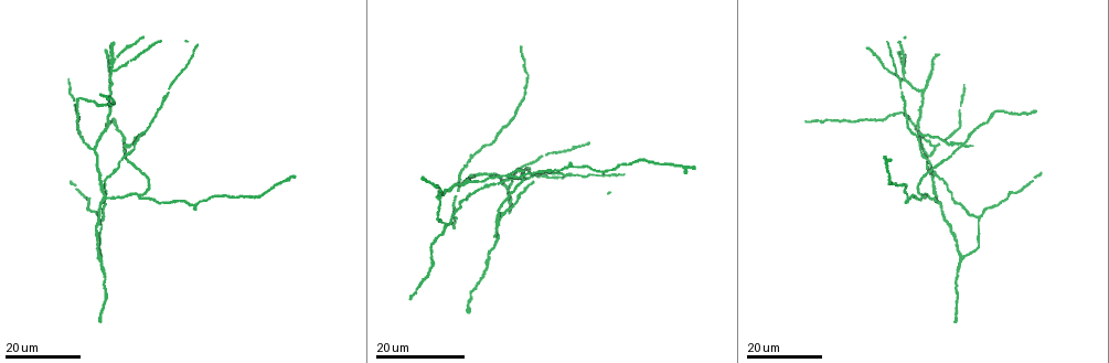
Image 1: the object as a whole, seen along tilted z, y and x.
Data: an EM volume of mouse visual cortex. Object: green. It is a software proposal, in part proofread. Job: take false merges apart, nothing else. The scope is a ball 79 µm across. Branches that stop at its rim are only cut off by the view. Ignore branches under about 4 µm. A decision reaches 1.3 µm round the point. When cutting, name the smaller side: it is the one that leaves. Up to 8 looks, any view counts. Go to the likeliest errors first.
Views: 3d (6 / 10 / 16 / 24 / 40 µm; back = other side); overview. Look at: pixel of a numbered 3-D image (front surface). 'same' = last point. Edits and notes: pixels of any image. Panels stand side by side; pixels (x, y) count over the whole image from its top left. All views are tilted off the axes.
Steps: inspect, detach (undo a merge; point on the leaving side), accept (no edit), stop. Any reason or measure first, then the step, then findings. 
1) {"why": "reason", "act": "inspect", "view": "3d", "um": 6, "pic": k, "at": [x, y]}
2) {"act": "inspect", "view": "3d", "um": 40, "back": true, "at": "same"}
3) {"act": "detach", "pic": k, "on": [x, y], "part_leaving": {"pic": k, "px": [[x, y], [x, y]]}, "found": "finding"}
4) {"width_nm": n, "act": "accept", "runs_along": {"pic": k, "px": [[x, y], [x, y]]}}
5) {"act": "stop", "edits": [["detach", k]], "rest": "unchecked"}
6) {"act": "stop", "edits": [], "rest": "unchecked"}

{"why": "looks like a crossing", "act": "inspect", "view": "3d", "um": 16, "pic": 1, "at": [496, 228]}

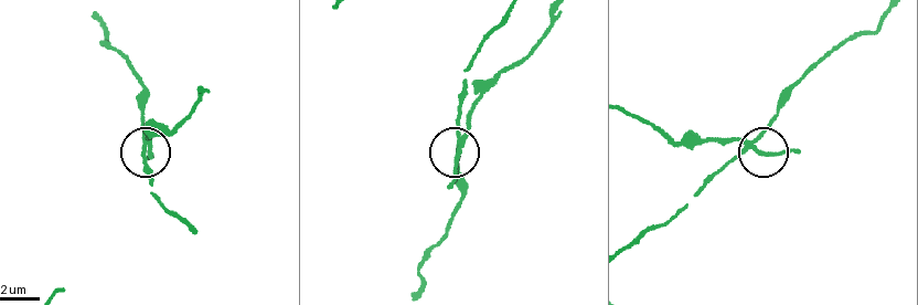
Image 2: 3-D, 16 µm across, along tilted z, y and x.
{"why": "closer look", "act": "inspect", "view": "3d", "um": 10, "pic": 2, "at": [145, 142]}

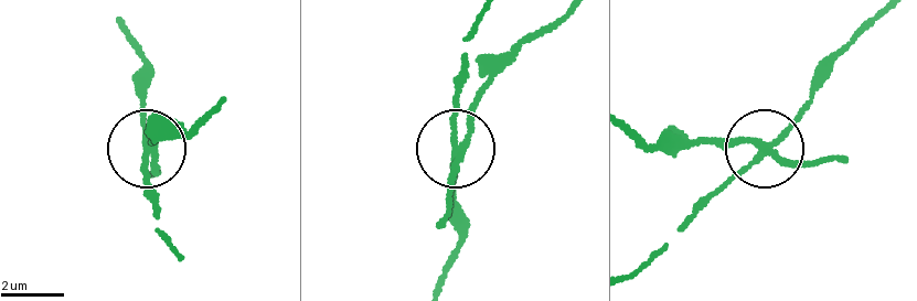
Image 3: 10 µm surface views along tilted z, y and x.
{"act": "detach", "pic": 3, "on": [157, 174], "part_leaving": {"pic": 3, "px": [[764, 144], [632, 139]]}, "found": "a second neuron is stuck on"}

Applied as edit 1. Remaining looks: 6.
{"act": "inspect", "view": "overview"}

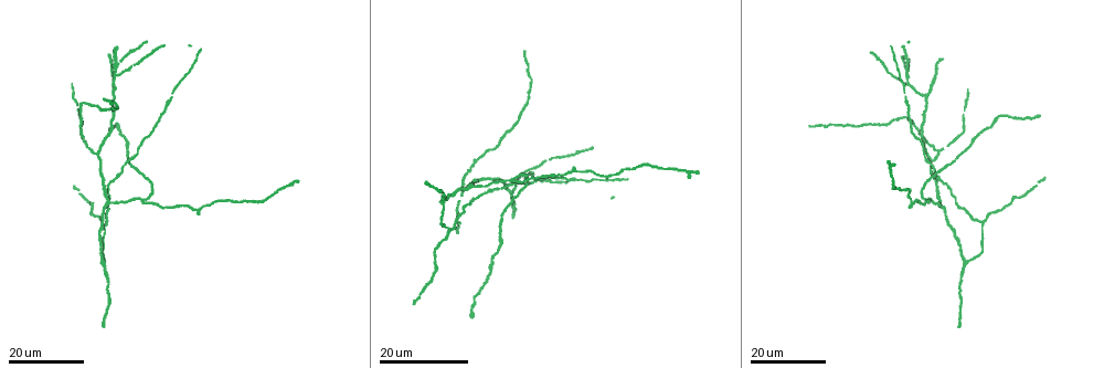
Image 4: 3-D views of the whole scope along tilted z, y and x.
{"why": "small branch off a trunk", "act": "inspect", "view": "3d", "um": 16, "pic": 4, "at": [84, 145]}

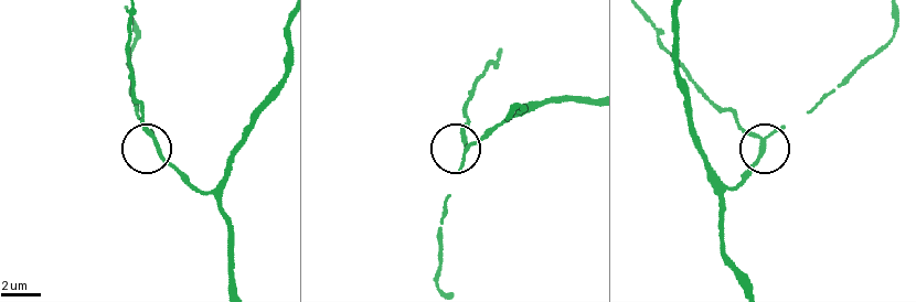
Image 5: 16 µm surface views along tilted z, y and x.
{"act": "inspect", "view": "3d", "um": 6, "pic": 5, "at": [762, 140]}

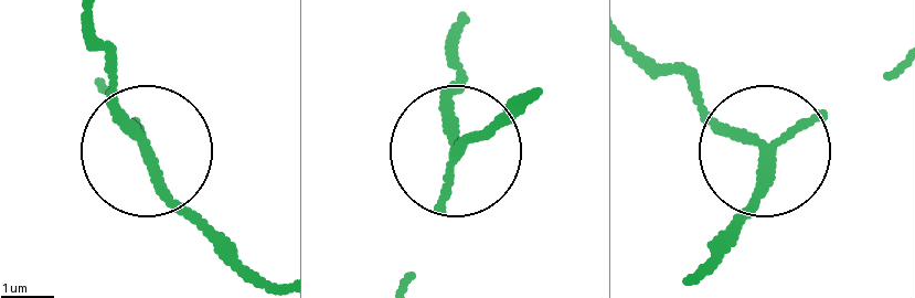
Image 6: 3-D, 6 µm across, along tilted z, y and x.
{"side_arm_um": 23, "arms": 3, "act": "accept", "found": "all the same neuron"}

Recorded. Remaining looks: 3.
{"why": "three-way junction", "act": "inspect", "view": "3d", "um": 16, "pic": 4, "at": [924, 95]}

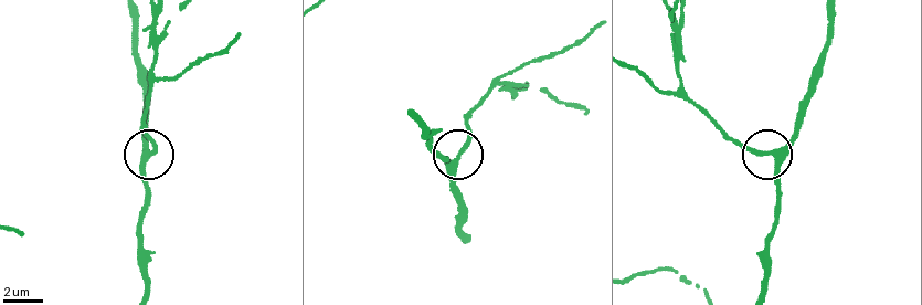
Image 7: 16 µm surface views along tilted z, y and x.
{"act": "inspect", "view": "3d", "um": 10, "pic": 7, "at": [778, 152]}

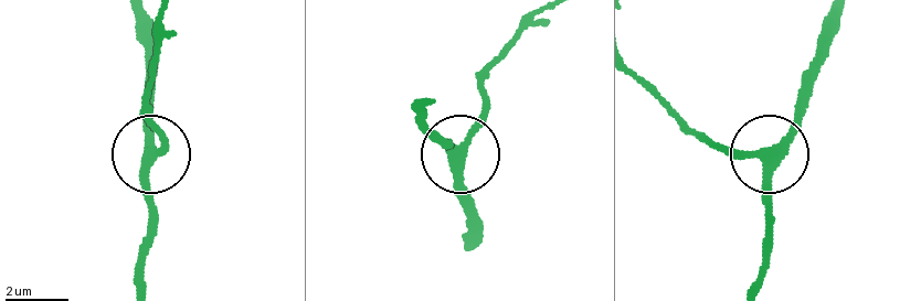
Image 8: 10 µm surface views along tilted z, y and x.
{"side_arm_um": 12, "act": "accept", "runs_along": {"pic": 8, "px": [[424, 105], [425, 127], [459, 156], [470, 210]]}, "found": "all the same neuron"}

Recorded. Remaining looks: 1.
{"act": "stop", "edits": [["detach", 3]], "rest": "unchecked"}

